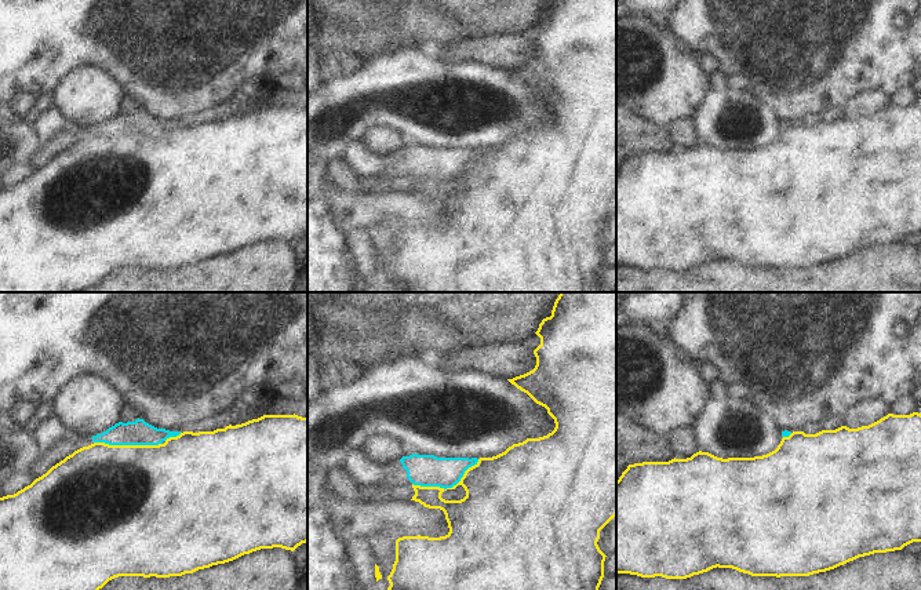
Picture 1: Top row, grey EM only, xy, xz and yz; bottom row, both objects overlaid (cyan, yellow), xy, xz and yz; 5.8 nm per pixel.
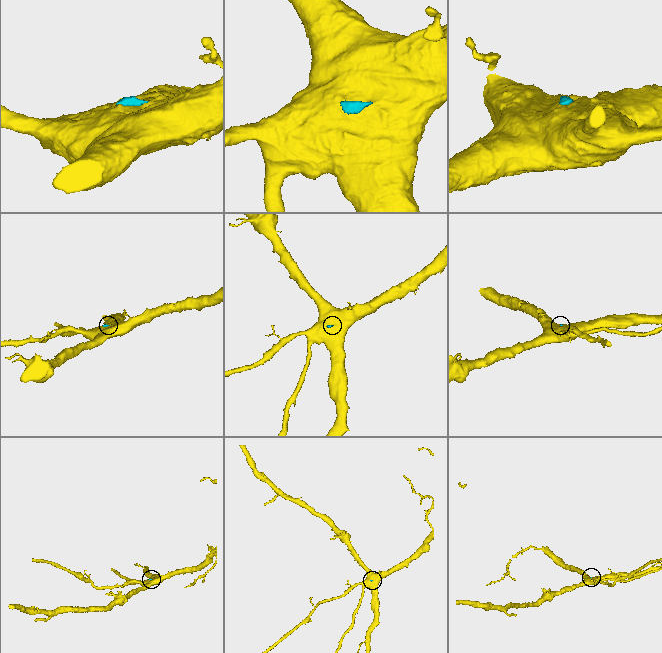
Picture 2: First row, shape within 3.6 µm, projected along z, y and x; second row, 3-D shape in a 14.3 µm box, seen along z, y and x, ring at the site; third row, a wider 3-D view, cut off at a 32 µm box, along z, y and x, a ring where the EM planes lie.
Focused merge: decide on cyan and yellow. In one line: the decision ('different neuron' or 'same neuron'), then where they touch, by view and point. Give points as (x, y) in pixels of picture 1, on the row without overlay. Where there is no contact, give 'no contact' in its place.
different neuron; contact xz (447, 178)

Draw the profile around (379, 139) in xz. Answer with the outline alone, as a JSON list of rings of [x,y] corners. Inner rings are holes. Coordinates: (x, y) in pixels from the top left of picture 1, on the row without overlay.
[[[383,125],[368,128],[361,139],[368,150],[382,156],[400,152],[405,143],[403,135]]]

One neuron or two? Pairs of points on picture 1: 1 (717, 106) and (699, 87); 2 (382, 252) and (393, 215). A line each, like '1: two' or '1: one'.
1: two
2: two

